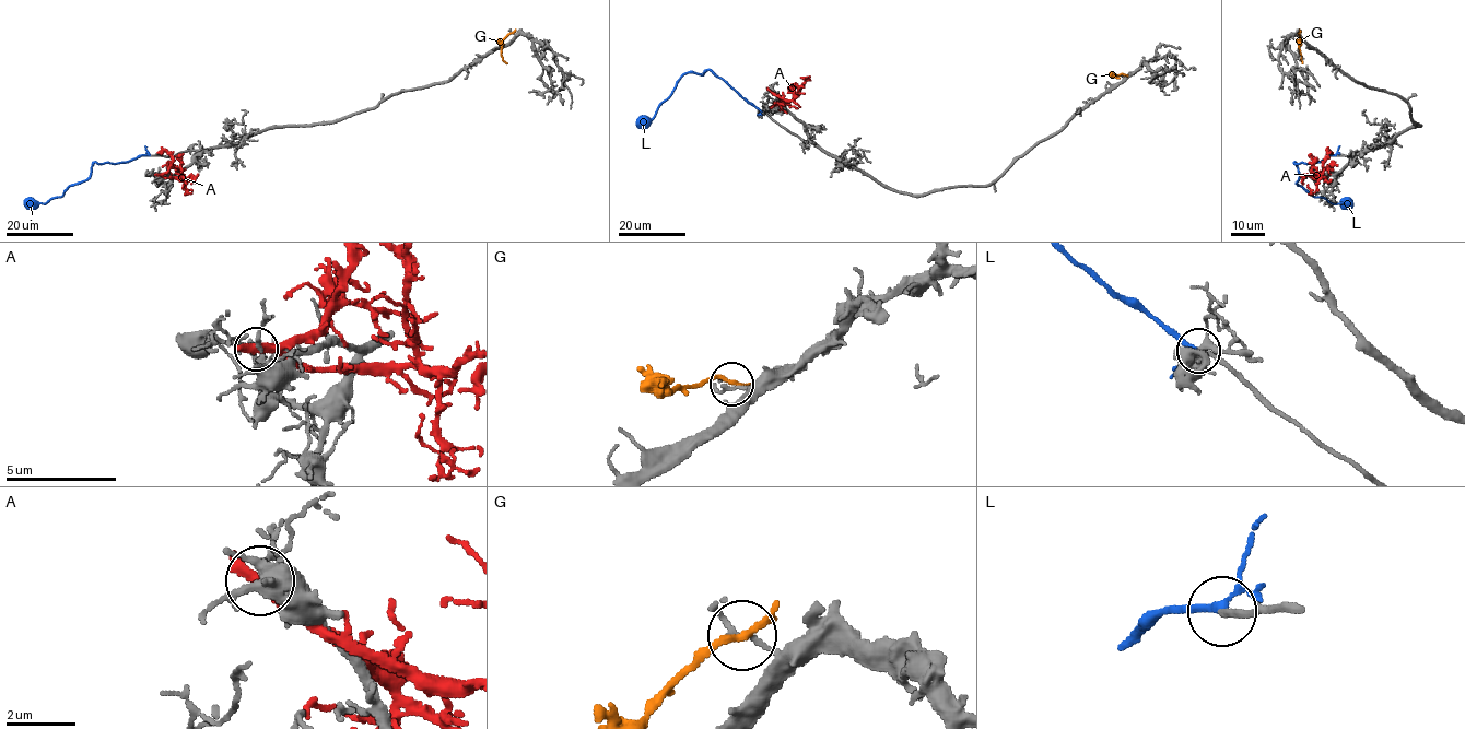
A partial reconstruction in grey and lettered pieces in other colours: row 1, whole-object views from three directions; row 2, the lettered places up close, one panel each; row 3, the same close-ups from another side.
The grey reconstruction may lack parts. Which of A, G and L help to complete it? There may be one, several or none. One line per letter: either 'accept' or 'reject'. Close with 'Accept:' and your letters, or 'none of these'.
A: reject
G: reject
L: accept
Accept: L

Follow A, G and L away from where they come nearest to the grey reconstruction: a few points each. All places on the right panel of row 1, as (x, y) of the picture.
A: (1315, 174), (1324, 177), (1320, 180), (1316, 189), (1312, 193), (1308, 185)
G: (1299, 33), (1302, 63)
L: (1335, 155), (1309, 163), (1293, 163), (1299, 176), (1297, 183), (1331, 203), (1350, 203)

